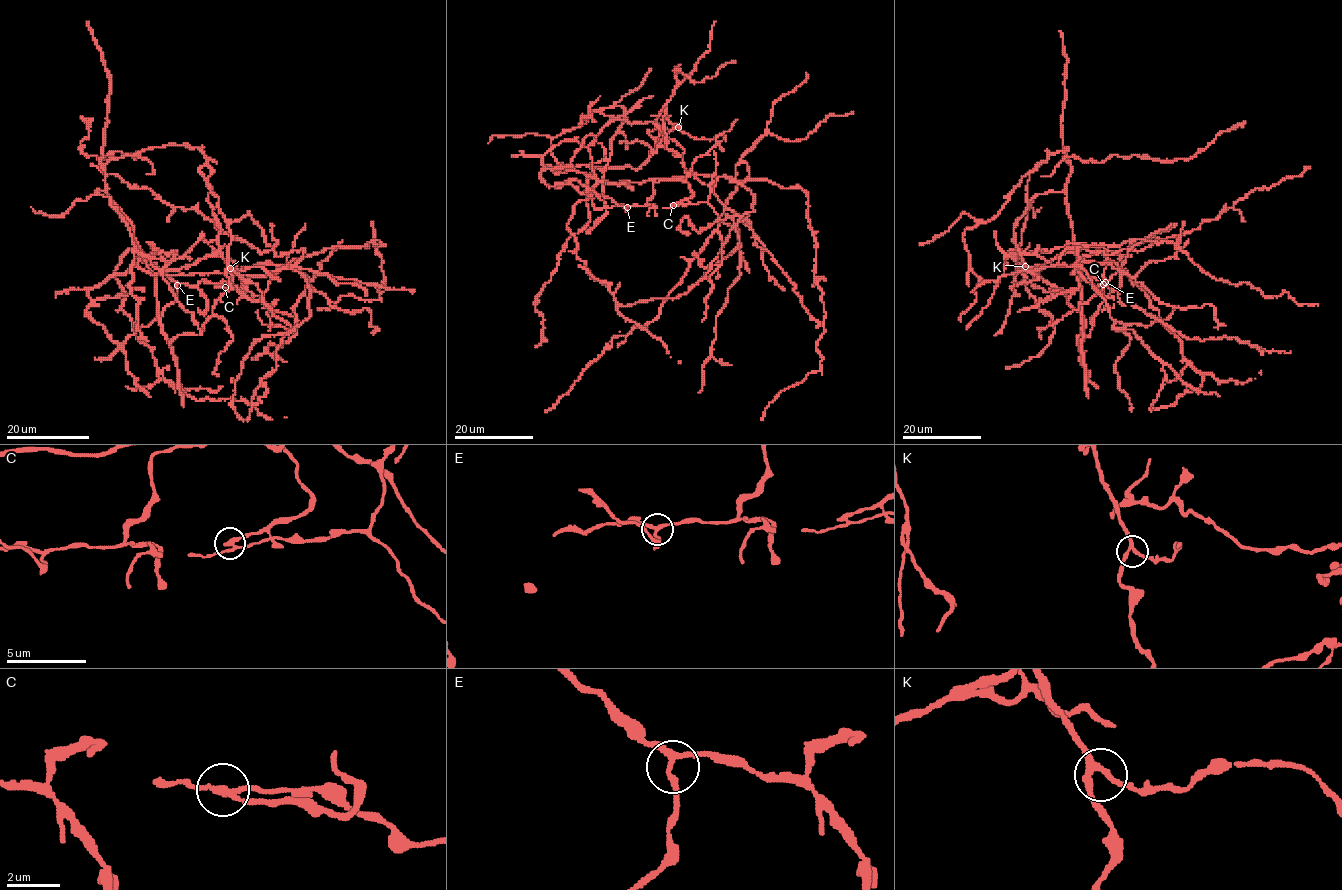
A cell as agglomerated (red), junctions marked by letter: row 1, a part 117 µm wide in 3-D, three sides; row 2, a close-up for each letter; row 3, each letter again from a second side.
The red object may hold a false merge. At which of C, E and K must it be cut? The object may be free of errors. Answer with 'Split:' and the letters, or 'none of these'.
Split: C

